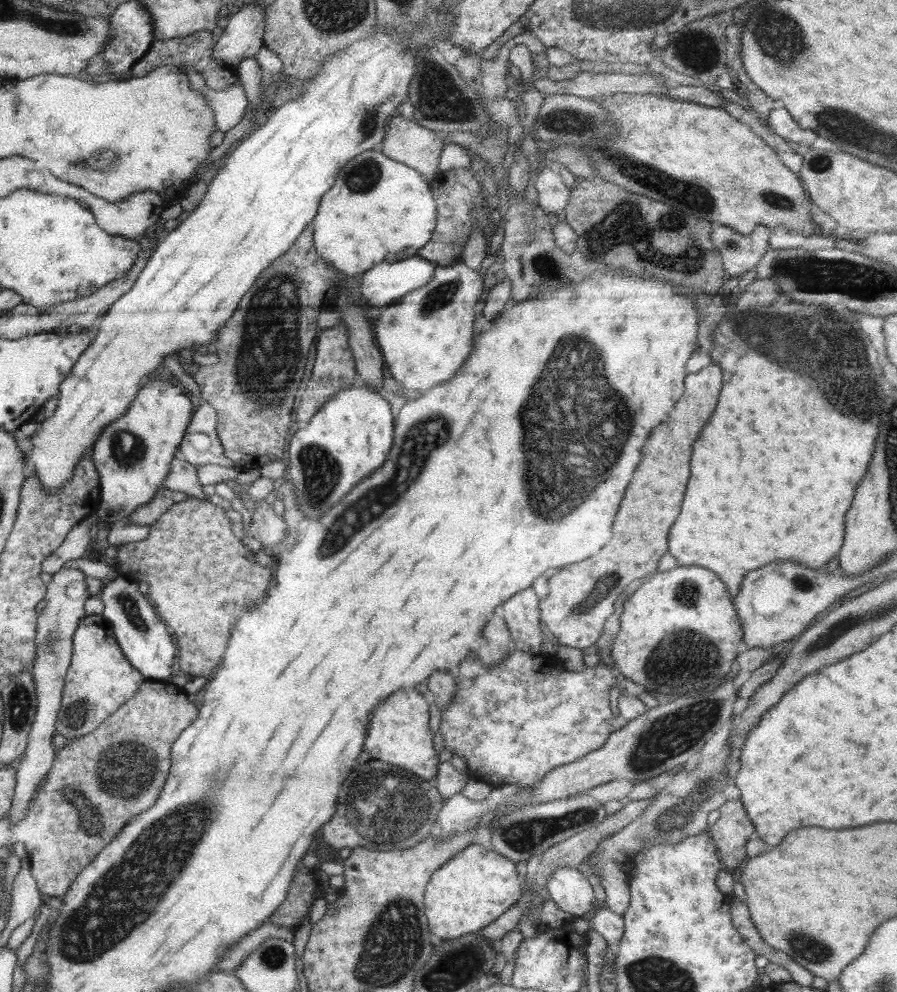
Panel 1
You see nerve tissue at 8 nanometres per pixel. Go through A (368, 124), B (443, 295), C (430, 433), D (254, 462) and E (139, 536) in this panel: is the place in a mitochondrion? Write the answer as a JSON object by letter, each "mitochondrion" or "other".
{"A":"mitochondrion","B":"mitochondrion","C":"mitochondrion","D":"other","E":"other"}

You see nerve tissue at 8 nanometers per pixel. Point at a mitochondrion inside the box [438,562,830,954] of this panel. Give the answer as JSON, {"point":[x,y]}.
{"point":[679,730]}

